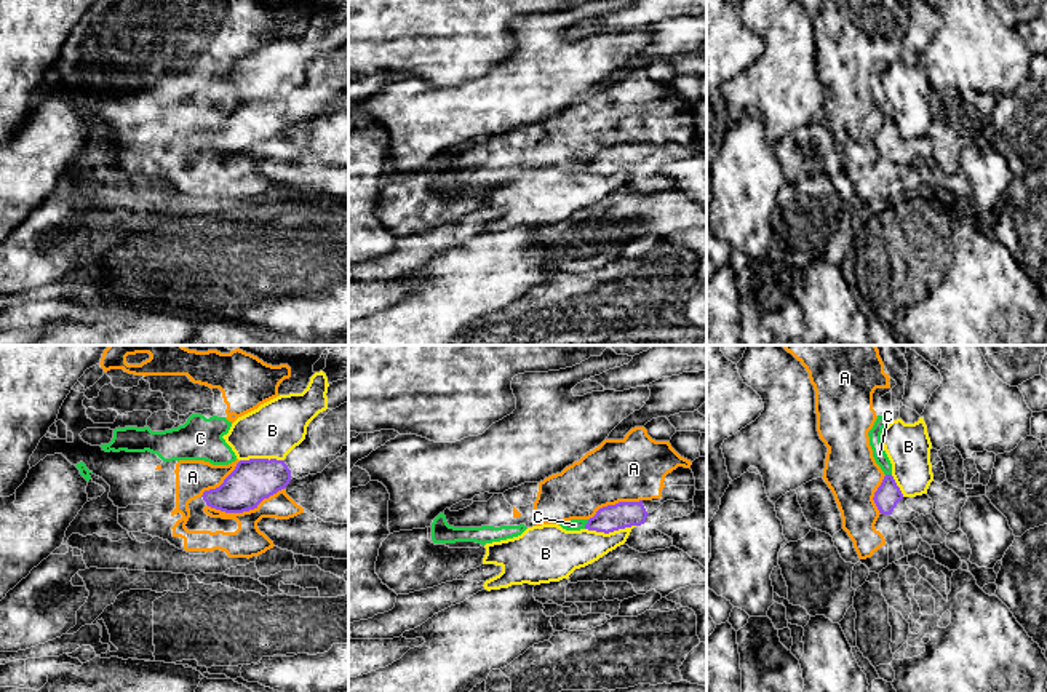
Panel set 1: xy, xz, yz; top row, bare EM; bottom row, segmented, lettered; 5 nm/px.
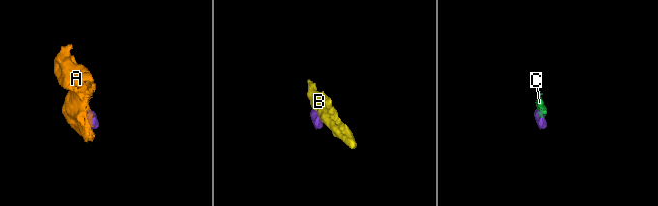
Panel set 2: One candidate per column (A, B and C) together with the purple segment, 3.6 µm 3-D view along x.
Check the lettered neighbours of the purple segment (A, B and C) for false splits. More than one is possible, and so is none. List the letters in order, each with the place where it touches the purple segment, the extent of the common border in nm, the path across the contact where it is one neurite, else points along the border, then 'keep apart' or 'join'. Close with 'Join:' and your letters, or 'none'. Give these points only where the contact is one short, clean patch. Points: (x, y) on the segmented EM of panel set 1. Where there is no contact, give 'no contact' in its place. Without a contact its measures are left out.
A: contact xy (245, 510); length 400 nm; keep apart
B: contact xz (609, 531); length 260 nm; border xz (635, 524), (611, 532), (585, 529); keep apart
C: contact xz (585, 524); length 50 nm; border xz (589, 520), (584, 528); keep apart
Join: none

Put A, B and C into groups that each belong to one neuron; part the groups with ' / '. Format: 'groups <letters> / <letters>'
groups A C / B

